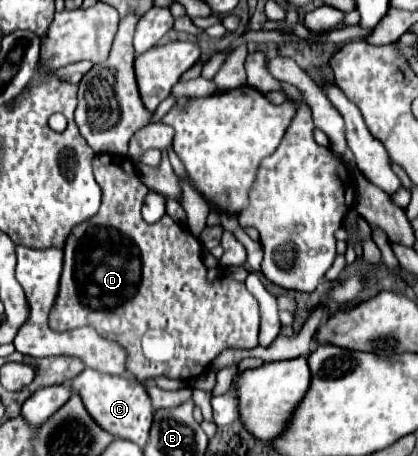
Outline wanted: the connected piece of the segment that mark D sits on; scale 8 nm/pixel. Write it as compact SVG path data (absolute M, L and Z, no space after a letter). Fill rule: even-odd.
M99 153L93 159L95 179L103 191L103 203L95 217L77 225L65 245L63 271L59 281L59 293L51 307L49 327L53 331L67 331L75 327L93 327L101 337L121 345L127 353L127 371L139 381L149 381L159 375L169 379L193 381L197 375L207 371L211 361L229 347L253 349L257 347L259 333L259 303L247 291L245 283L231 277L219 277L209 281L203 265L203 247L183 225L173 221L167 214L157 223L143 223L141 206L148 188L133 171L133 161L123 157L123 165L109 153ZM151 331L155 335L169 335L173 351L165 361L149 361L143 353L141 339Z

